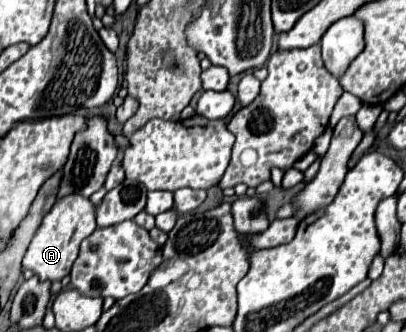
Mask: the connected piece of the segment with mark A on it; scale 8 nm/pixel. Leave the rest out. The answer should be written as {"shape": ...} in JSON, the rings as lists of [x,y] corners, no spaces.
{"shape":[[[72,194],[66,198],[58,198],[56,204],[52,206],[52,210],[44,216],[40,228],[36,230],[22,266],[32,270],[42,282],[44,280],[62,280],[64,276],[70,274],[70,268],[78,256],[78,248],[80,242],[90,236],[96,230],[96,208],[90,202],[90,198],[82,198],[80,194]]]}

